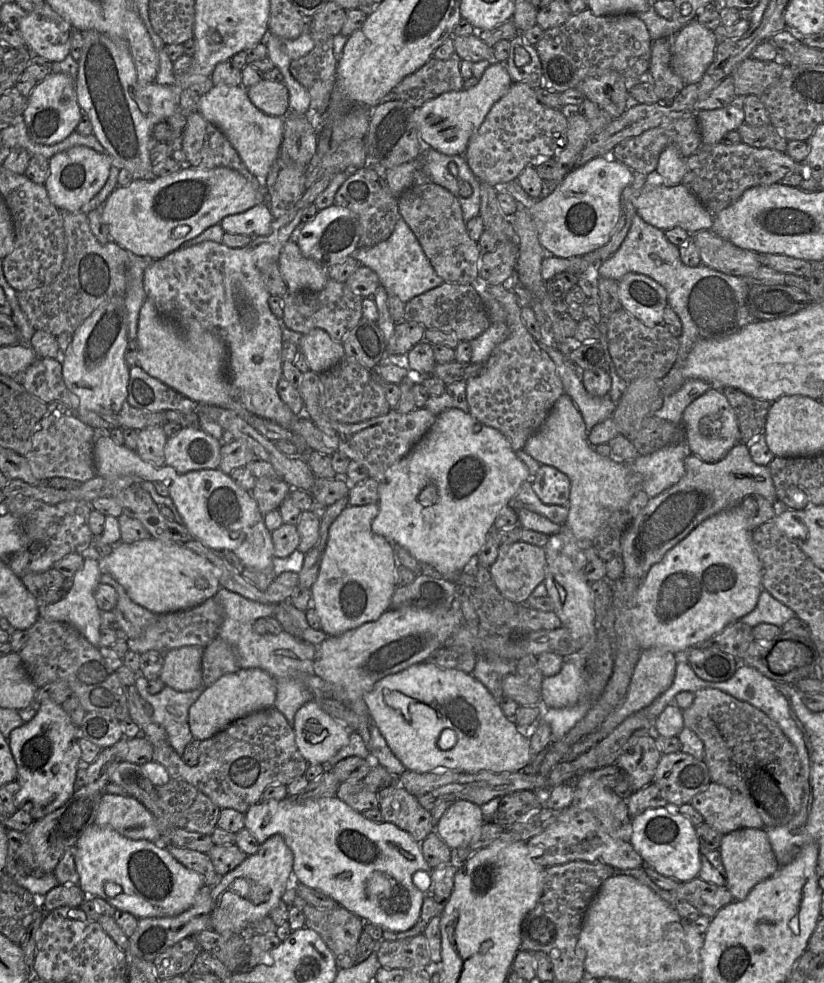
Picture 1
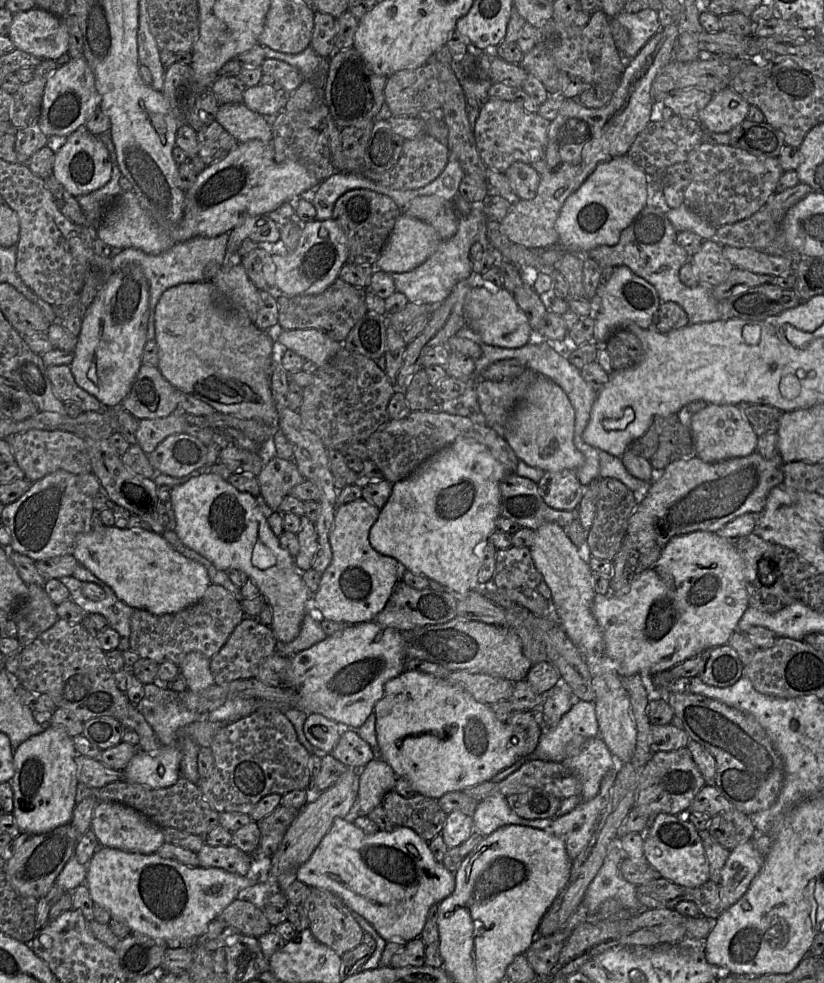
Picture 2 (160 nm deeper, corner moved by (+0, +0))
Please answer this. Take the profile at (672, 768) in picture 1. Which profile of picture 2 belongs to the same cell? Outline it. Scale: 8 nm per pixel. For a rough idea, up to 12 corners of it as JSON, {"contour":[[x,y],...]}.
{"contour":[[685,747],[657,752],[634,807],[685,815],[707,784]]}

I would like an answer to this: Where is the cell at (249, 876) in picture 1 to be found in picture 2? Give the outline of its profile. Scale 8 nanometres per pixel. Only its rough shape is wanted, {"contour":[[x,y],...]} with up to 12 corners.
{"contour":[[348,768],[310,801],[270,857],[269,878],[238,900],[263,909],[278,877],[309,860],[336,818],[359,791]]}

